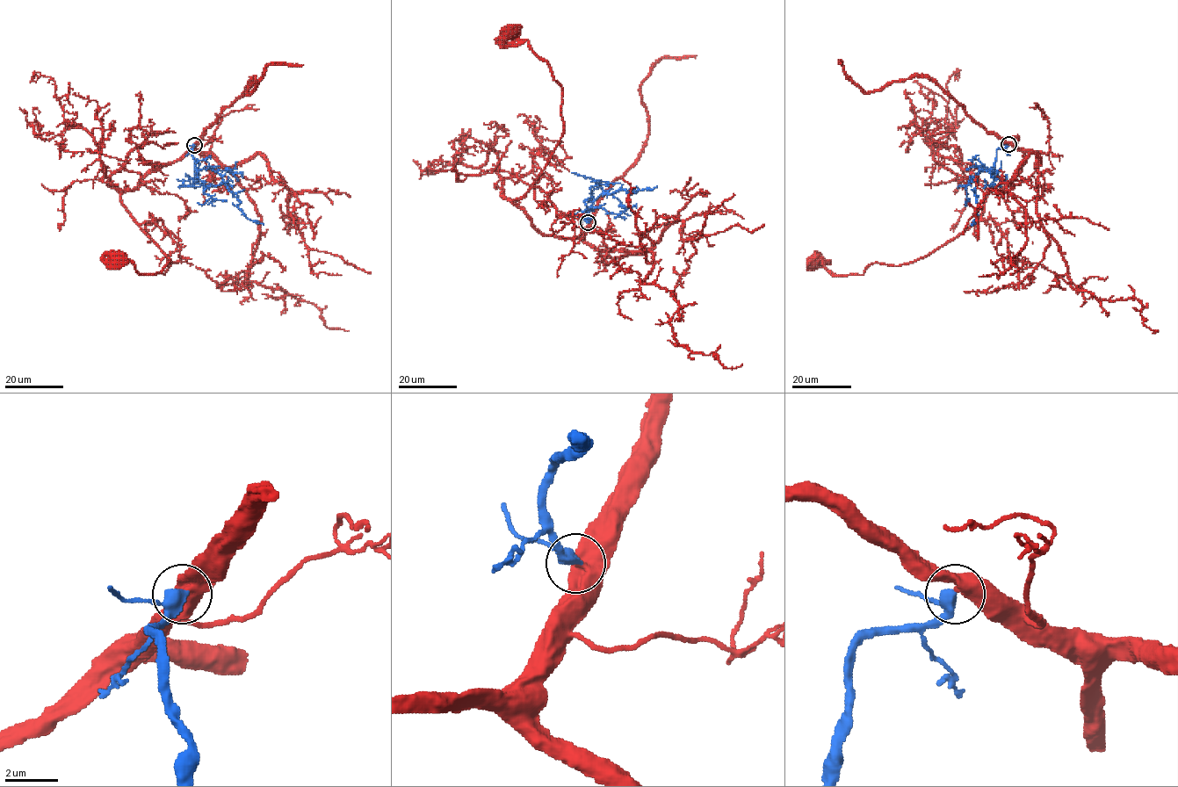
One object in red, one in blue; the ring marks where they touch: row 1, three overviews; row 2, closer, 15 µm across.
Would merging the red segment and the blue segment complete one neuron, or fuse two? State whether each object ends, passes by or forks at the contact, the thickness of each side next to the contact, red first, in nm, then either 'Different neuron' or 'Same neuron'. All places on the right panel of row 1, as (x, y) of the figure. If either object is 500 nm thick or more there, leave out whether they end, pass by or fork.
At the ring red passes by. At the ring blue passes by. Thickness 440 nm (red) against 360 nm. Same neuron

